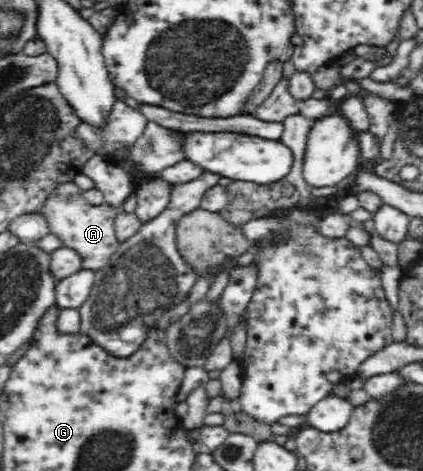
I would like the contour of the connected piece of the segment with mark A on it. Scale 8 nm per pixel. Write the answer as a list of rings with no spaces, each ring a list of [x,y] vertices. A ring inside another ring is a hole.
[[[67,182],[50,193],[39,212],[47,220],[49,233],[56,235],[62,246],[74,249],[81,256],[83,268],[98,271],[109,265],[108,261],[120,244],[114,224],[117,211],[112,205],[106,202],[101,205],[87,203],[83,190],[75,182]]]

